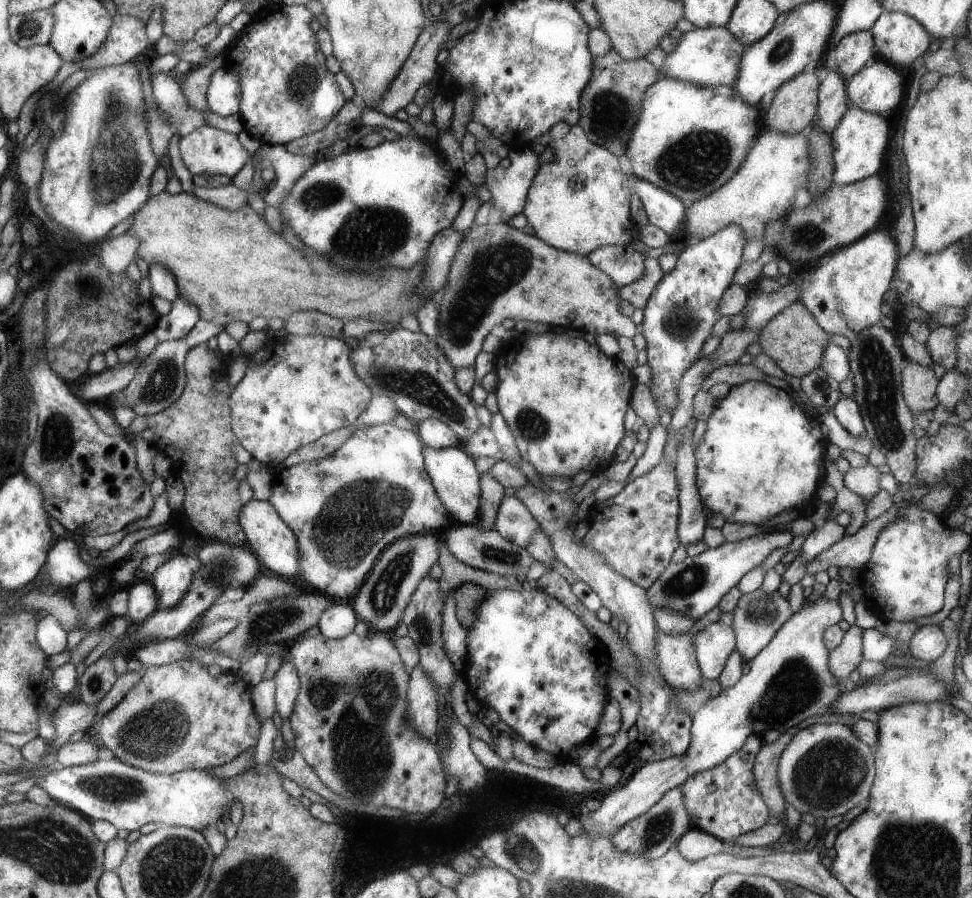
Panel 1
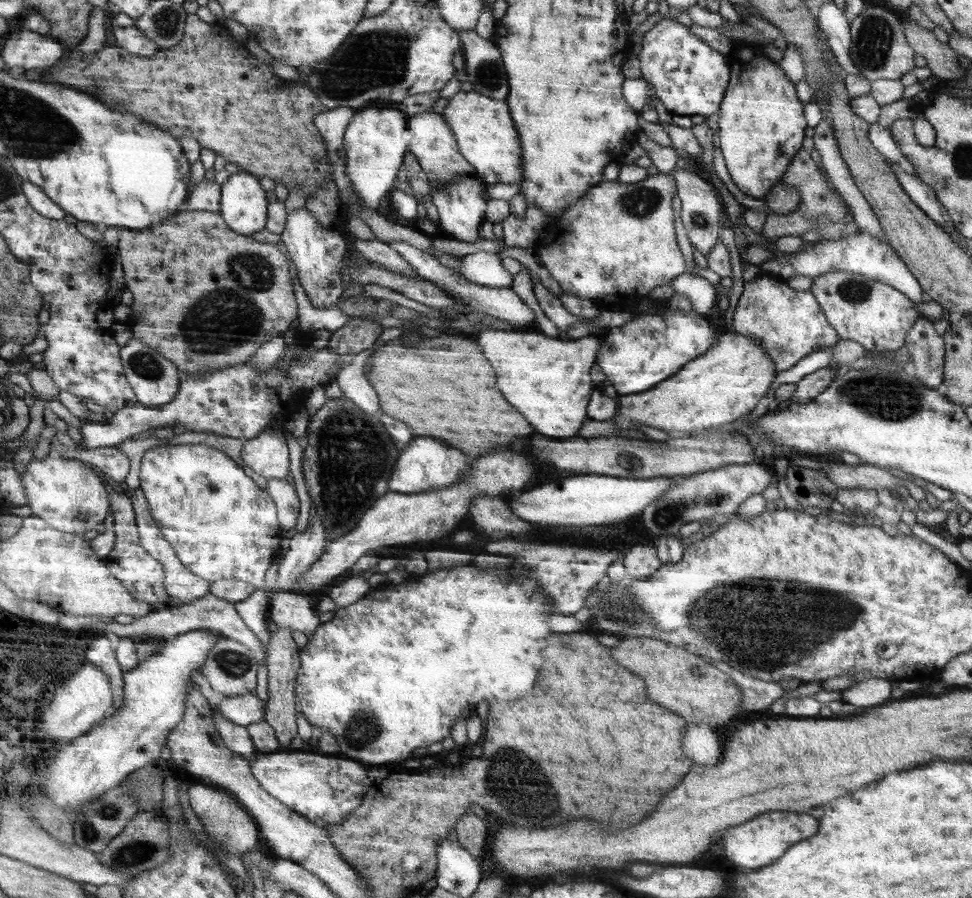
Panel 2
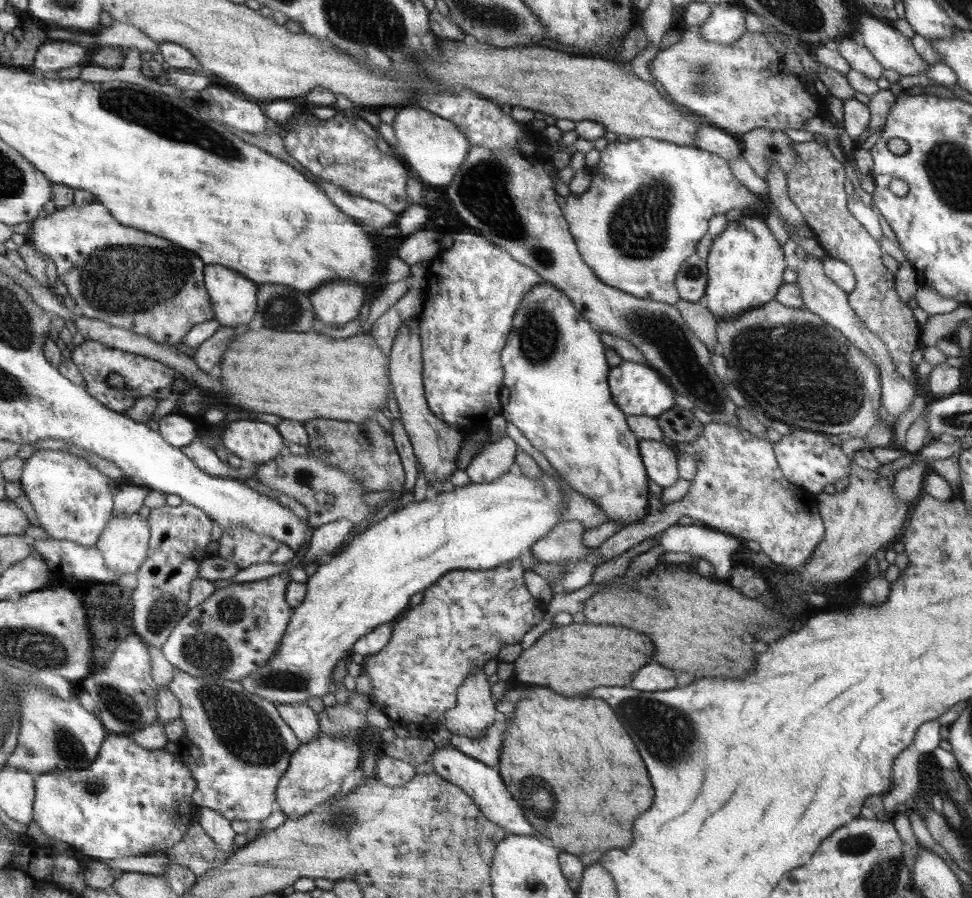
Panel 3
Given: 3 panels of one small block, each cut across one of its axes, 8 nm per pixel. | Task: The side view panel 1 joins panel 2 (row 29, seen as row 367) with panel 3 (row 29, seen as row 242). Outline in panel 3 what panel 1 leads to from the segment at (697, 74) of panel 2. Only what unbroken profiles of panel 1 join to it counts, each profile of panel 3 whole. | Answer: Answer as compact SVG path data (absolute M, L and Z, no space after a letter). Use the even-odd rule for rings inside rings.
M711 5L709 19L693 30L703 35L708 42L718 44L734 44L747 33L744 15L746 10L742 6Z

